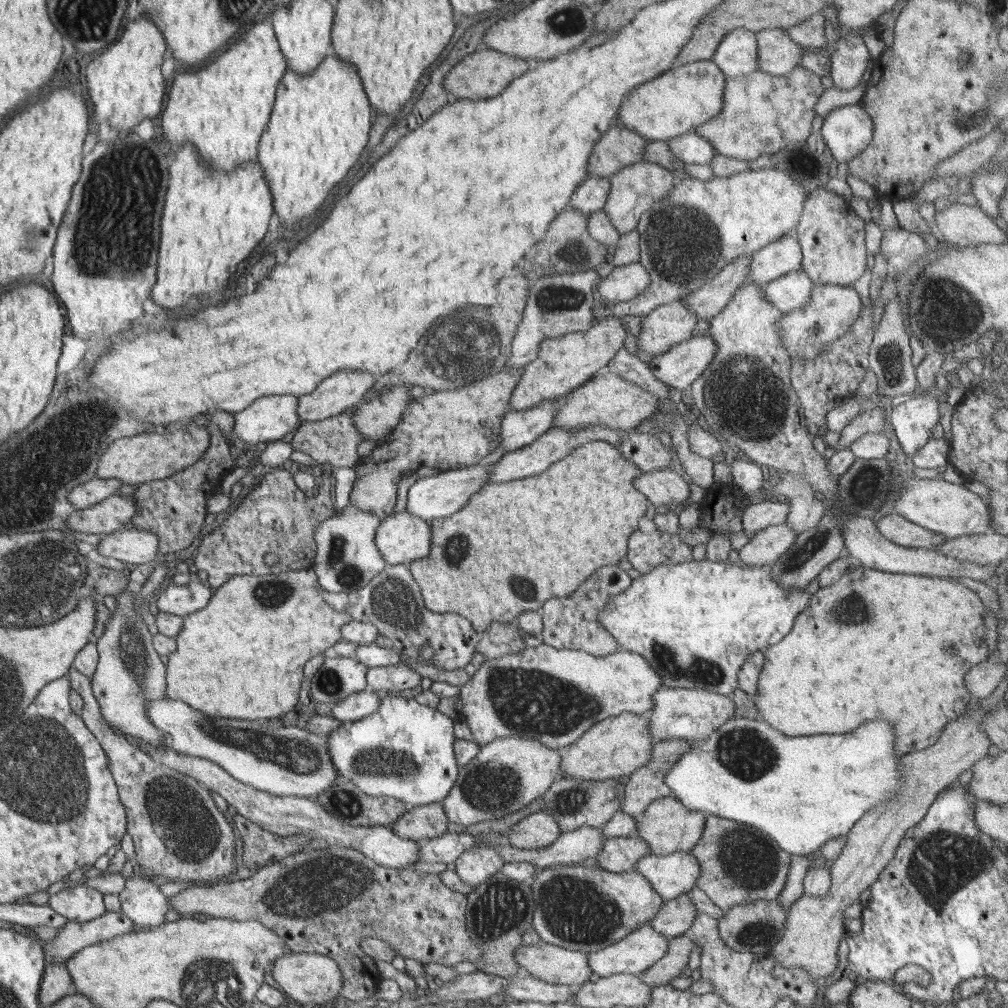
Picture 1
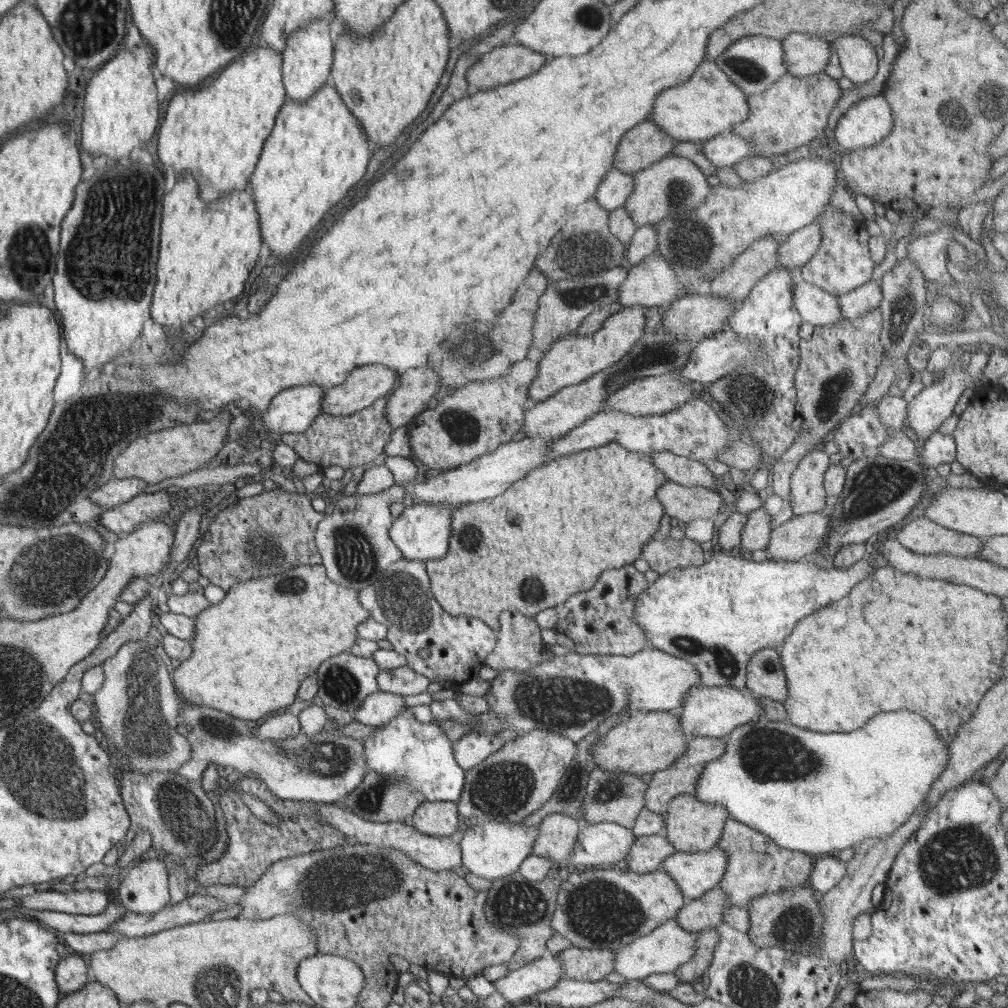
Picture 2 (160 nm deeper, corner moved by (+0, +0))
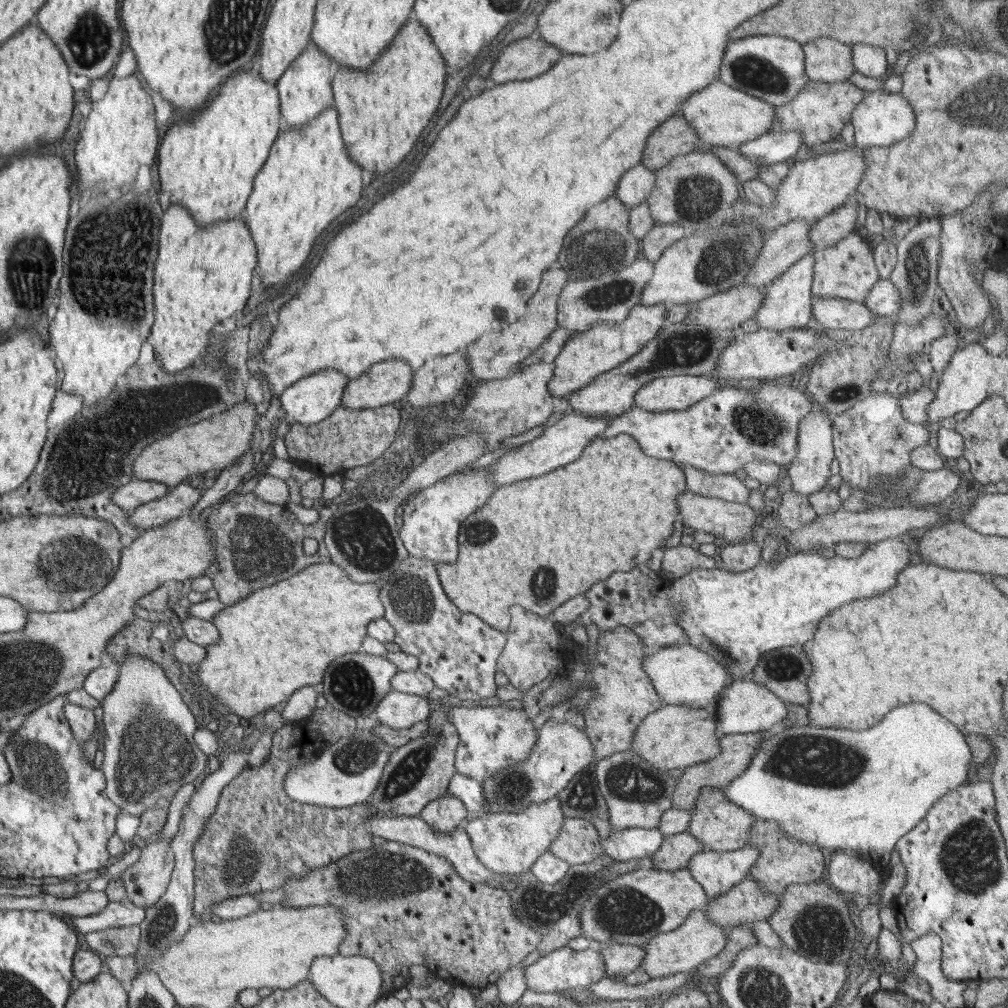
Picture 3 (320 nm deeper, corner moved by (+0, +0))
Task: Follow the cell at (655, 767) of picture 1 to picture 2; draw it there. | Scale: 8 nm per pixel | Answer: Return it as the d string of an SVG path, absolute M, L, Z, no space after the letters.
M691 737L689 739L689 747L685 753L677 758L670 766L664 770L656 770L654 777L647 784L645 794L645 808L656 811L657 813L666 813L669 802L679 794L694 794L697 790L697 780L704 770L707 762L712 762L715 758L720 758L725 753L725 739L714 737Z

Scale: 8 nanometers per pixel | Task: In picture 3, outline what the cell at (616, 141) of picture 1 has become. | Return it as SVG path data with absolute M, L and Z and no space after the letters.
M675 115L666 119L648 137L640 164L648 170L658 171L674 157L692 153L700 145L700 137L696 130L684 118Z

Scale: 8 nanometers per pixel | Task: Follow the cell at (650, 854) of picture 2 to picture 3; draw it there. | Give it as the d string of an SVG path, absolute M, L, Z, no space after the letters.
M688 832L665 836L660 849L649 857L651 868L675 871L686 867L695 854L703 852L702 844L694 837Z

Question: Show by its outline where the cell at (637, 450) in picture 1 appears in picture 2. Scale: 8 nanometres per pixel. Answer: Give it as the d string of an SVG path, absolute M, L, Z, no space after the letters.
M651 452L655 467L660 469L672 482L684 486L702 486L712 489L716 484L716 476L699 461L666 452Z

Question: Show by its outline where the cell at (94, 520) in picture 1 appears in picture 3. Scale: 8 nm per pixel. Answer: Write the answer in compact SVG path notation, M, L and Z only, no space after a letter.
M182 482L170 489L169 493L157 501L147 502L129 513L129 521L142 530L162 526L180 515L190 512L198 504L200 490L187 482Z

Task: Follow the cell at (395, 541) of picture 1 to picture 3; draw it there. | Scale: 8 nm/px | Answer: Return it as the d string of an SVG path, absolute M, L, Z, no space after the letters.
M481 467L442 477L406 500L399 535L409 557L440 564L452 563L456 556L460 556L460 526L464 524L465 518L482 508L497 489L497 486L485 477L487 470L488 467Z

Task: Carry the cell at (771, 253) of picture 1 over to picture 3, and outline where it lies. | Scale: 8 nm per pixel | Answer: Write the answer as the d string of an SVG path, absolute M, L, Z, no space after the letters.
M840 206L834 212L818 220L818 223L812 226L808 233L808 240L813 244L813 250L834 247L838 241L854 233L856 223L862 220L863 209L863 206Z

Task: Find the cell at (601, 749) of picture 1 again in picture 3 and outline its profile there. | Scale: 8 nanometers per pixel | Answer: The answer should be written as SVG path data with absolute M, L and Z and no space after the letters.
M666 705L643 718L628 751L640 755L646 762L662 770L686 769L718 756L721 753L719 737L722 735L717 734L716 705L705 708Z

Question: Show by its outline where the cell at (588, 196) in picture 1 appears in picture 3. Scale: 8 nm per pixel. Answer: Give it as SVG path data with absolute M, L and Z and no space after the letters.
M638 164L621 176L614 197L618 197L628 208L632 208L646 203L654 187L655 171Z

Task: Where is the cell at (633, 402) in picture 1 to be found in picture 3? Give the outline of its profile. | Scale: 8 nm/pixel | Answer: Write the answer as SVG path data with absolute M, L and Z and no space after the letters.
M670 376L647 382L635 394L634 406L647 411L684 410L717 388L718 382L709 376Z

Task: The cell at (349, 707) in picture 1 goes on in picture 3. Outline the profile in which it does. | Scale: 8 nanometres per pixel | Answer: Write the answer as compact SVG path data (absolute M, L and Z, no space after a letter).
M391 691L380 701L374 710L374 717L379 724L402 730L416 722L427 720L430 716L430 704L424 696Z

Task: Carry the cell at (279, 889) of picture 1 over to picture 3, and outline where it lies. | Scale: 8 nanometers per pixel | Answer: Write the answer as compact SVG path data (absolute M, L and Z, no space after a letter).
M383 841L370 849L347 854L331 862L330 866L311 870L310 874L295 875L282 889L287 893L287 899L278 907L334 905L349 914L346 919L349 932L339 954L368 957L382 966L385 976L382 997L408 983L408 968L400 968L400 972L396 972L396 966L400 964L398 960L402 960L402 966L426 966L432 974L445 979L451 986L482 989L488 984L495 984L509 968L520 964L537 948L543 937L540 931L518 918L508 890L470 882L462 878L455 865L441 855L396 841Z

